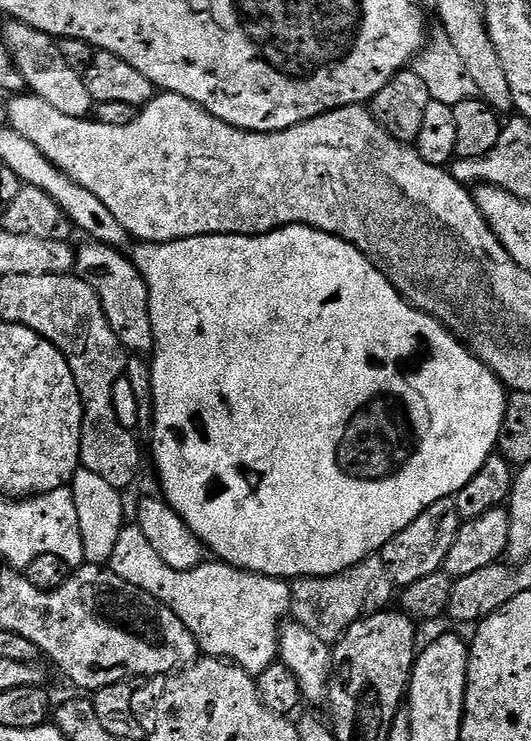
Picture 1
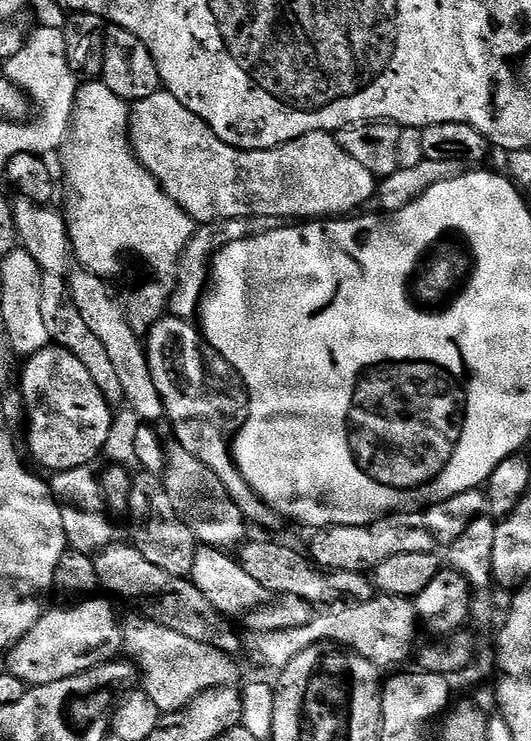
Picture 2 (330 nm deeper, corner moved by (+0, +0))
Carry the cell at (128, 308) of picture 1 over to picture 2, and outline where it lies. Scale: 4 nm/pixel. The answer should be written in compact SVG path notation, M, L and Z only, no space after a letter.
M165 314L159 320L154 322L154 326L149 330L146 337L146 347L148 349L148 365L150 366L150 378L154 378L154 386L158 386L158 394L162 398L162 406L166 413L167 423L172 423L172 432L174 435L175 443L181 444L183 448L190 454L194 454L194 458L198 458L198 462L202 462L205 466L210 466L210 470L214 470L214 474L218 474L218 479L222 481L222 486L226 486L226 494L230 494L230 498L234 498L234 502L238 506L238 510L242 510L245 521L249 525L257 524L260 528L276 528L282 524L281 517L277 516L276 511L270 506L266 506L266 502L262 502L254 494L254 490L246 482L246 478L242 478L242 474L238 470L236 461L232 459L232 445L230 437L237 431L238 425L243 421L248 410L248 394L241 394L240 388L244 382L241 380L238 373L228 365L226 358L222 358L222 354L218 354L218 350L214 350L214 346L206 343L201 329L195 323L183 320L171 314Z

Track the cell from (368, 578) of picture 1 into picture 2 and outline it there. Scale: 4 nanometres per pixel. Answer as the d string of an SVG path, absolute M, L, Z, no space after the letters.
M416 510L393 512L382 516L371 524L362 526L334 526L311 533L312 541L306 547L307 555L315 567L325 572L371 573L386 558L394 554L426 554L437 547L437 542L426 530L423 515Z

